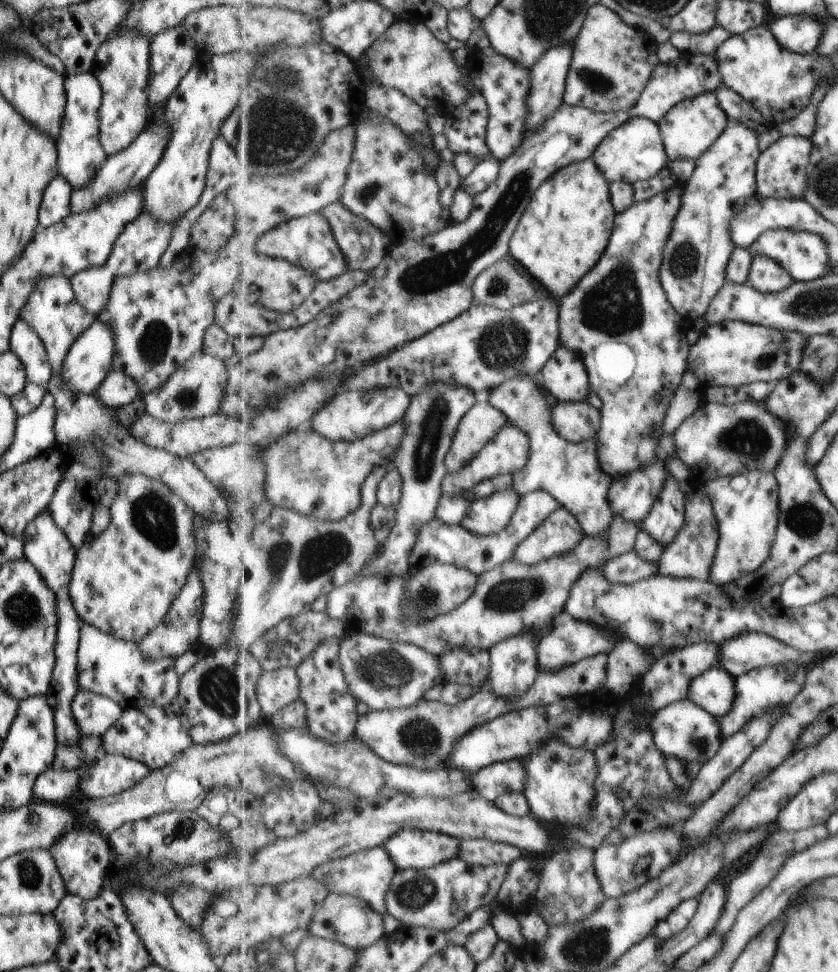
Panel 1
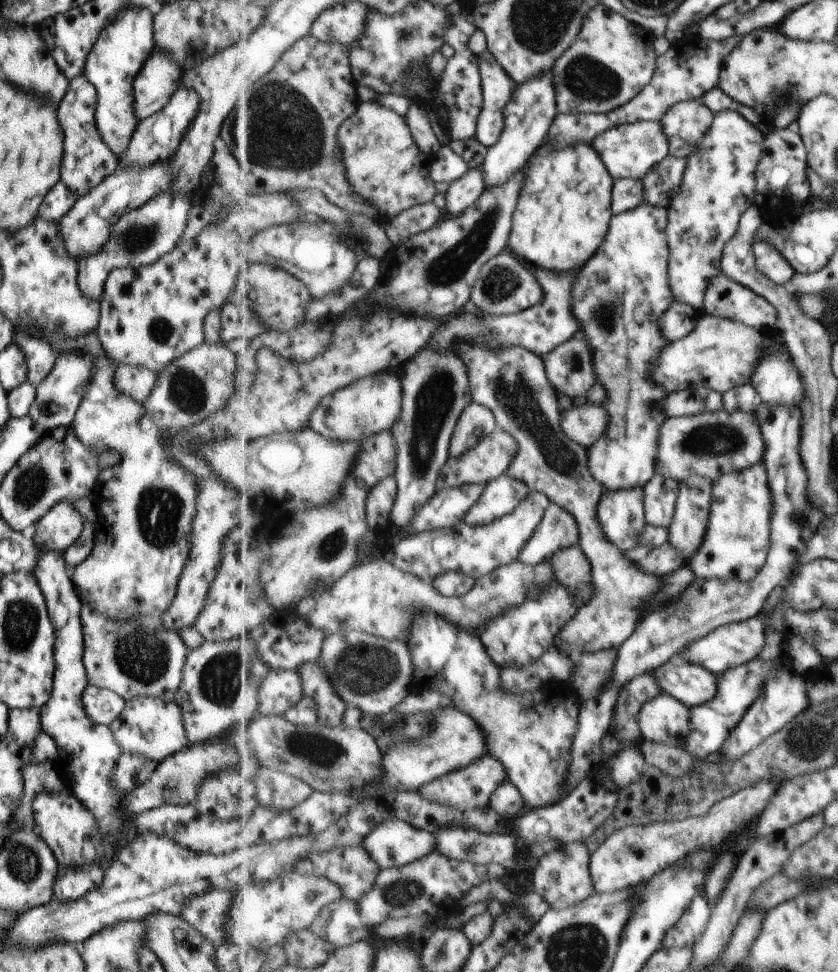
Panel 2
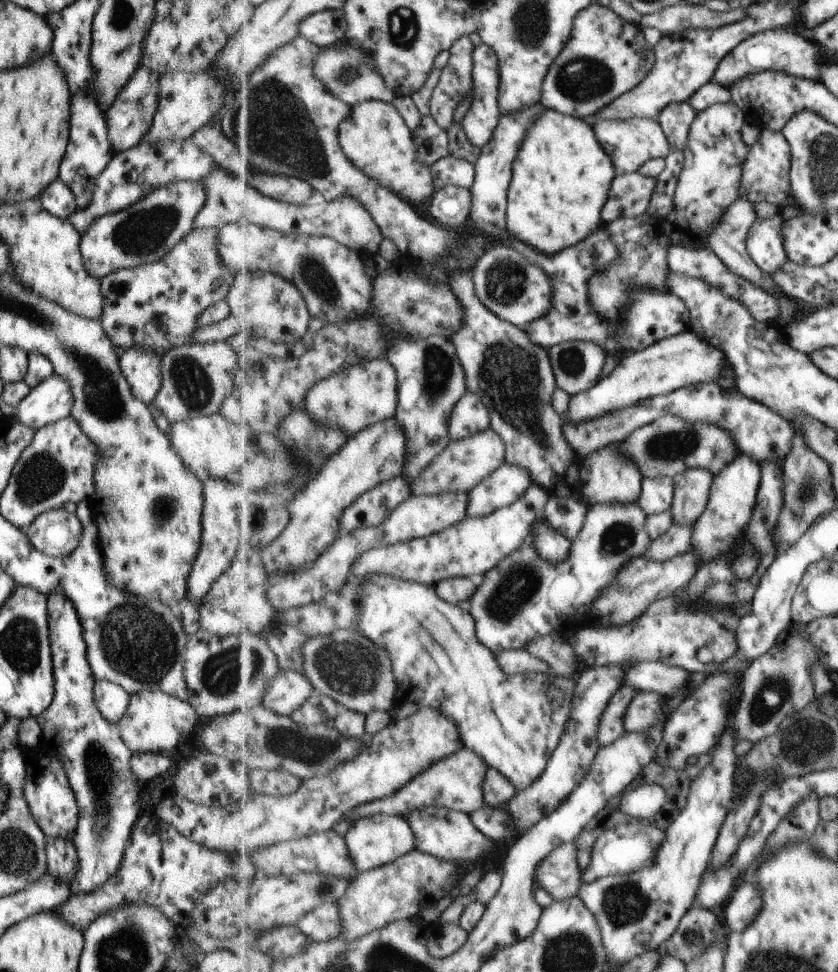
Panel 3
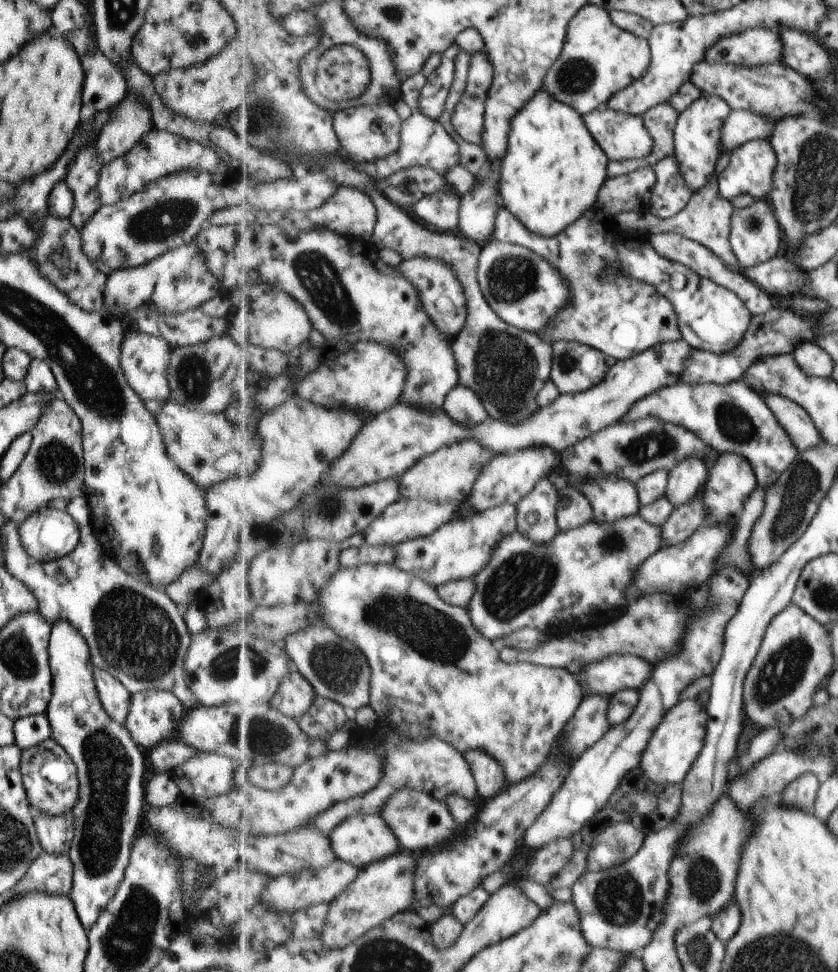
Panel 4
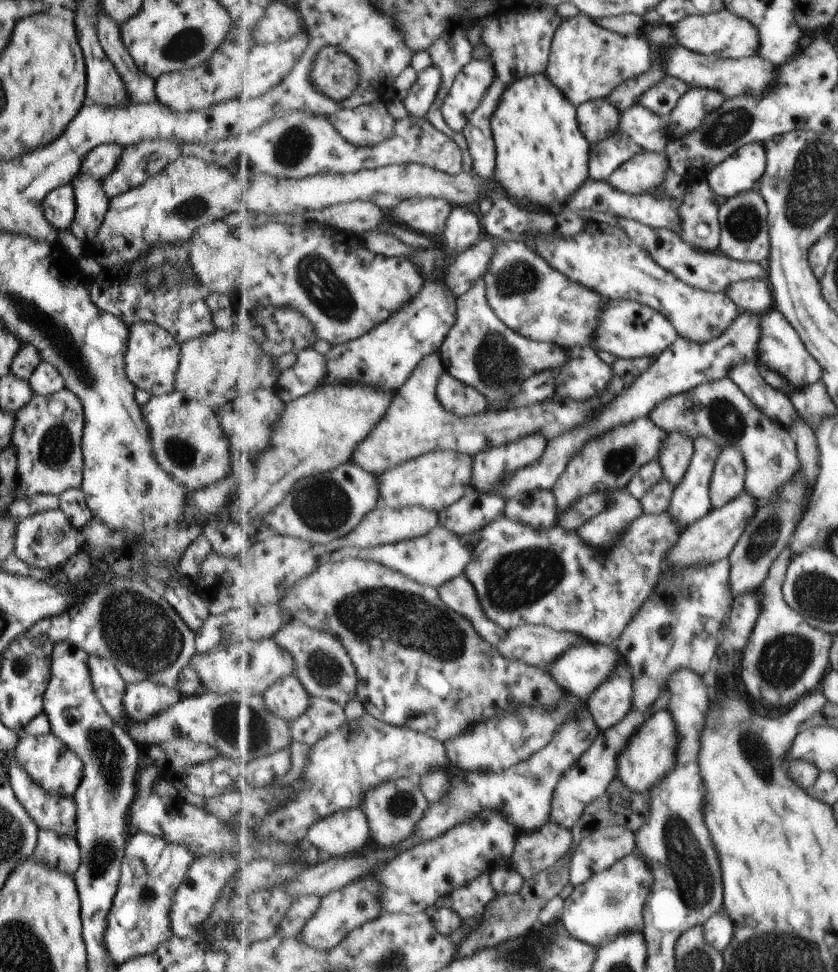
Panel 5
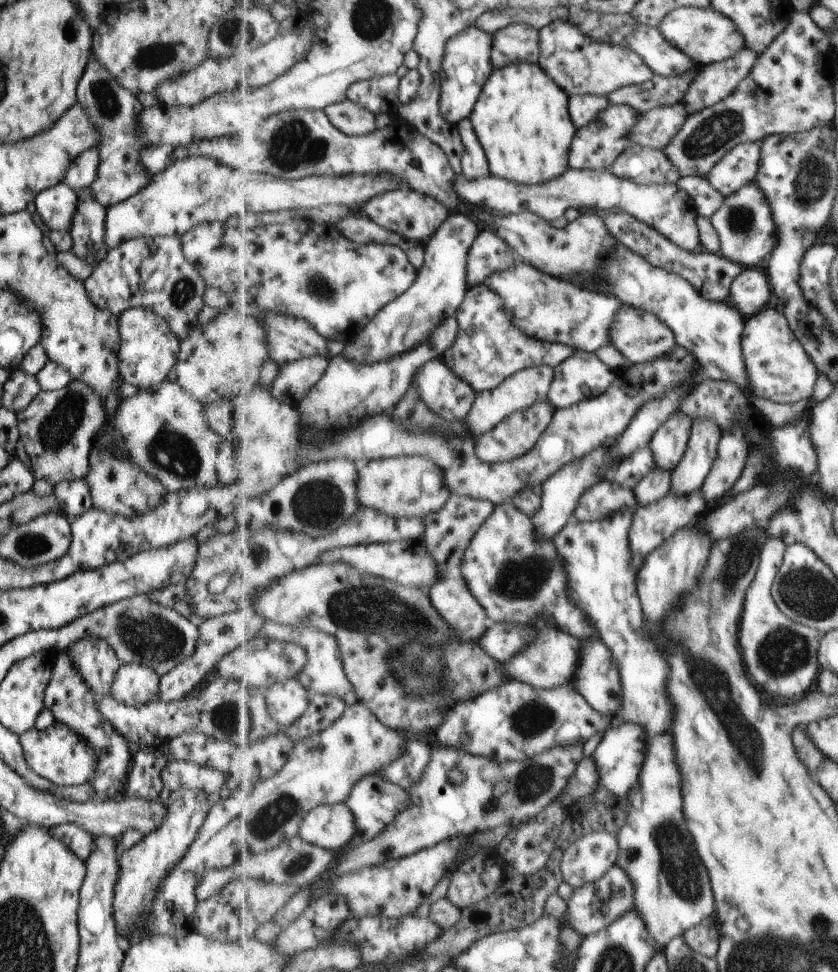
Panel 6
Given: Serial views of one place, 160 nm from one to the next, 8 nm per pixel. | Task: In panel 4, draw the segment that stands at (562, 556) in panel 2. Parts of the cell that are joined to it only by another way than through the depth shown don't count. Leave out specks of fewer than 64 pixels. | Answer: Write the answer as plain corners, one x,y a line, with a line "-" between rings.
549,478
518,503
518,529
535,544
551,544
560,529
557,519
559,492

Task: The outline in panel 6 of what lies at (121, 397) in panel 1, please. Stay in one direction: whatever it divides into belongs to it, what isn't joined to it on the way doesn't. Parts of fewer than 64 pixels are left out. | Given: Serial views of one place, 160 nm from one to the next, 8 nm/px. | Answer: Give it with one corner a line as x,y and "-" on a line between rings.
129,308
117,320
120,337
117,369
120,379
138,390
158,386
174,369
179,340
169,331
167,324
148,309

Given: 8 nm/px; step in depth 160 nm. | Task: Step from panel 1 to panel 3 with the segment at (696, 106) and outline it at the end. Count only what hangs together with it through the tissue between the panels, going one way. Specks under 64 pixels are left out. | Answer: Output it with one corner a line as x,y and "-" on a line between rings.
689,102
671,104
659,114
657,121
670,141
671,150
683,151
690,141
691,124
698,113

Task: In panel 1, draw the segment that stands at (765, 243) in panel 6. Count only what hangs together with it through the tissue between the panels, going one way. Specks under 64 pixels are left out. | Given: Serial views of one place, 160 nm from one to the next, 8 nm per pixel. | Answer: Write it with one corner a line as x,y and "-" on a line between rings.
759,255
754,257
748,282
762,293
776,293
787,290
795,280
776,260

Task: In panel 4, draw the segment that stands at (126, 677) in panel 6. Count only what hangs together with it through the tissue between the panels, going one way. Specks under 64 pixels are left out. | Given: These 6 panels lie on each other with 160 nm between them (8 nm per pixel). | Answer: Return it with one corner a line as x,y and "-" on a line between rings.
158,689
143,690
130,695
128,712
123,726
135,745
146,753
163,740
173,737
175,728
184,712
179,700
171,692

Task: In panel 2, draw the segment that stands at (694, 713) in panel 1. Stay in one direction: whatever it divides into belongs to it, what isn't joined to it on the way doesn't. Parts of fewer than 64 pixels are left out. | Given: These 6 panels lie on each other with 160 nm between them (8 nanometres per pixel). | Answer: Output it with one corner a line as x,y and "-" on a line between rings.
666,693
648,700
639,715
643,739
683,747
691,734
691,709

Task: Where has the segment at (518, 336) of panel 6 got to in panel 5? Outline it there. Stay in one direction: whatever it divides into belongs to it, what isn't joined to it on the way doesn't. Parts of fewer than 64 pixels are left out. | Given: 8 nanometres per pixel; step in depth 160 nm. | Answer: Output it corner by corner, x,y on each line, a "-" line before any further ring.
483,279
474,284
469,292
459,297
458,304
458,320
450,331
450,335
443,342
443,347
439,353
443,366
447,373
450,373
457,380
461,380
464,384
478,389
487,400
493,400
495,404
509,404
513,400
513,395
521,390
523,380
535,376
537,372
552,369
556,371
557,368
563,368
563,364
567,364
567,360
570,359
568,350
562,348
561,345
539,343
509,328
490,304
487,284

